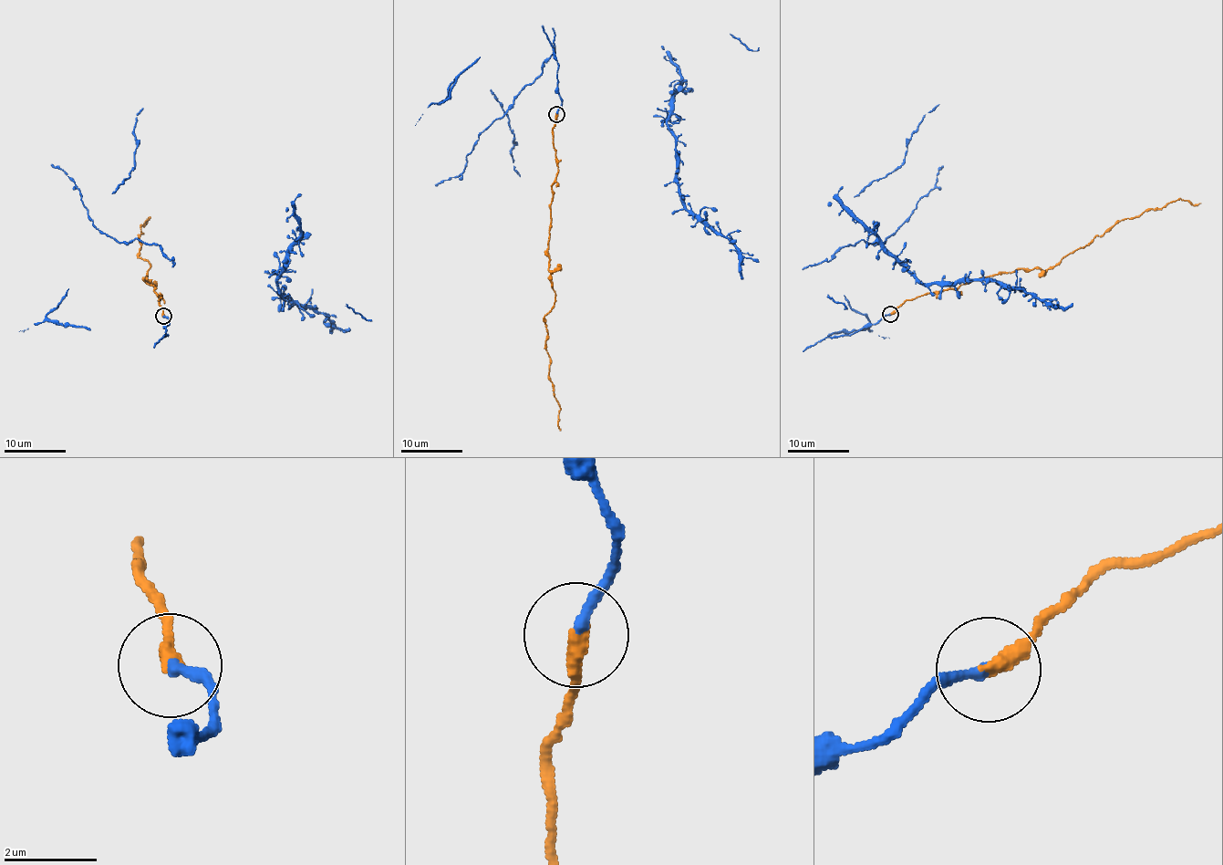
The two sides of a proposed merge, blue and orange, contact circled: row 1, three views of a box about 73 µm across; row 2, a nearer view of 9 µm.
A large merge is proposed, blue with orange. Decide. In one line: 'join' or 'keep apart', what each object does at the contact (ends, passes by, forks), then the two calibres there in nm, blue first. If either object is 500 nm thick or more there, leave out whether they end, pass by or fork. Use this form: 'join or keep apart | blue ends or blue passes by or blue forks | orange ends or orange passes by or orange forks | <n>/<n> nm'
join | blue ends | orange ends | 200/360 nm

